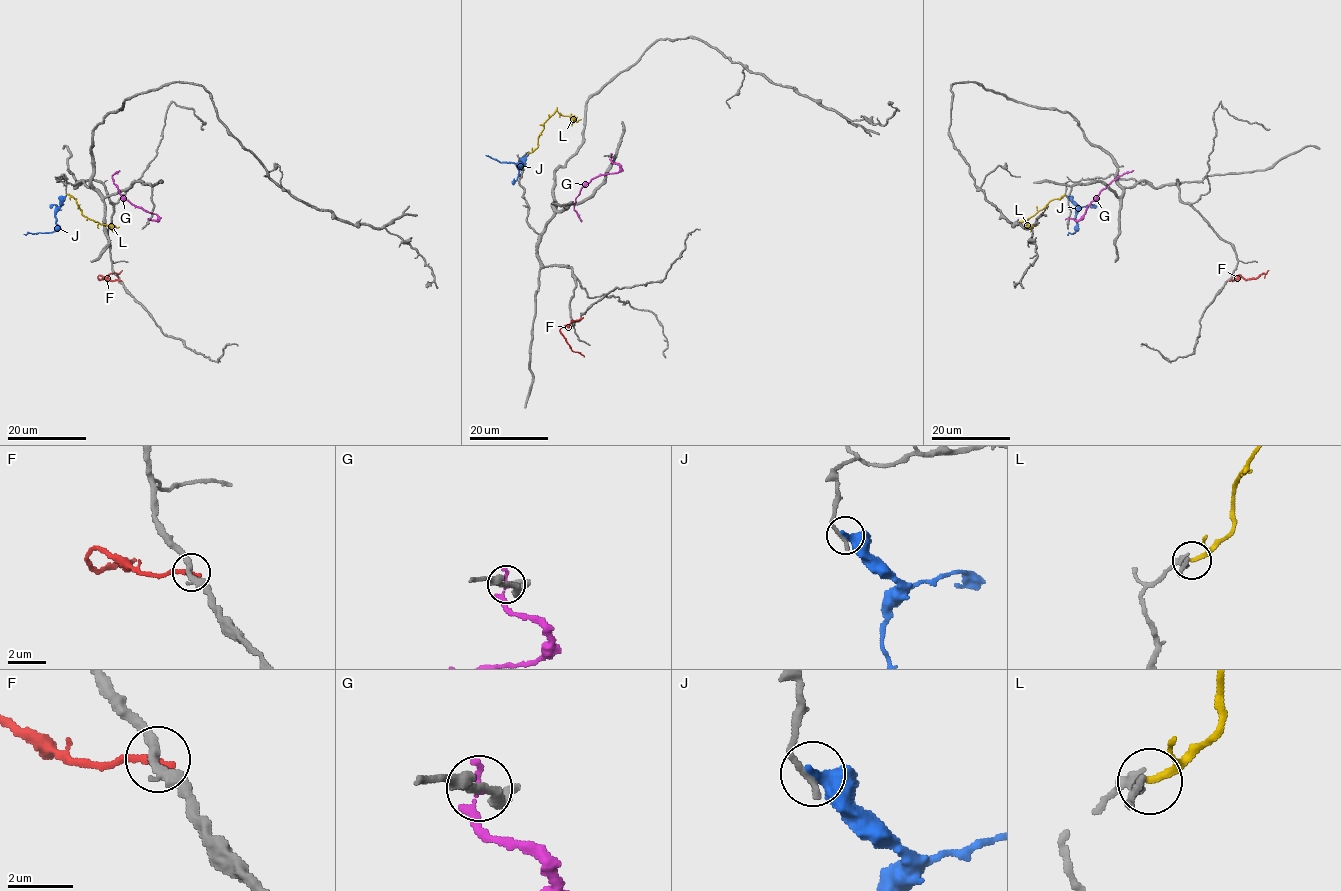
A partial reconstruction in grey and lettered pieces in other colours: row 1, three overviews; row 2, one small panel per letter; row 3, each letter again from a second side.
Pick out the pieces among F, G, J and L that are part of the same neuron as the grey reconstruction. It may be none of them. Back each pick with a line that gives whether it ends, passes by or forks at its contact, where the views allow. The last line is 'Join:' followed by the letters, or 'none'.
Join: none

